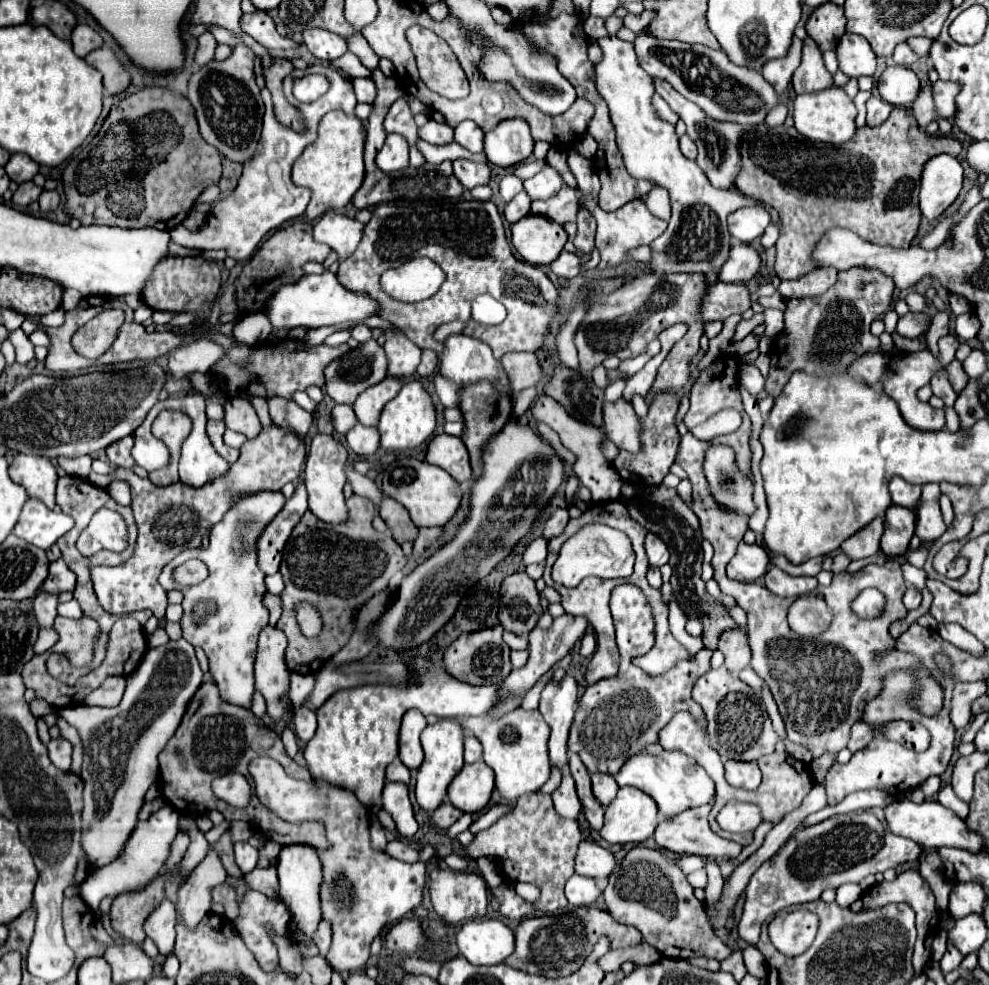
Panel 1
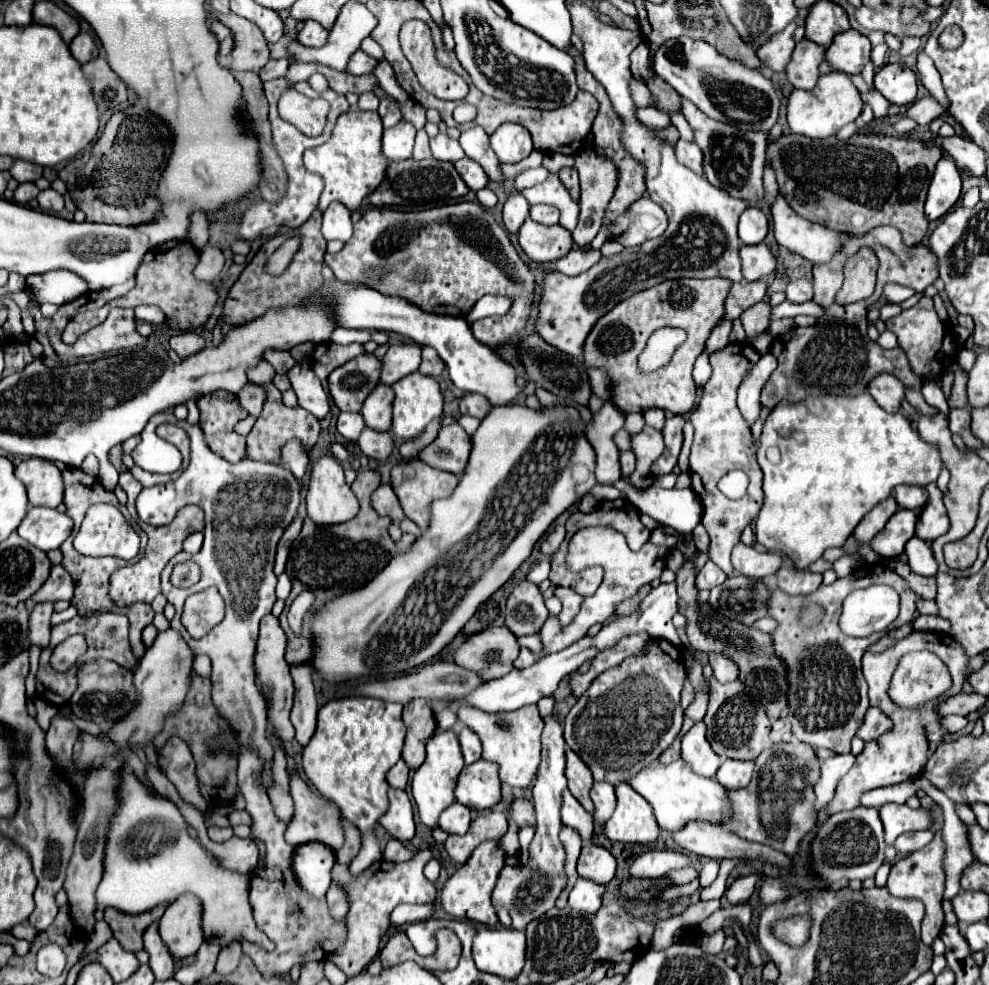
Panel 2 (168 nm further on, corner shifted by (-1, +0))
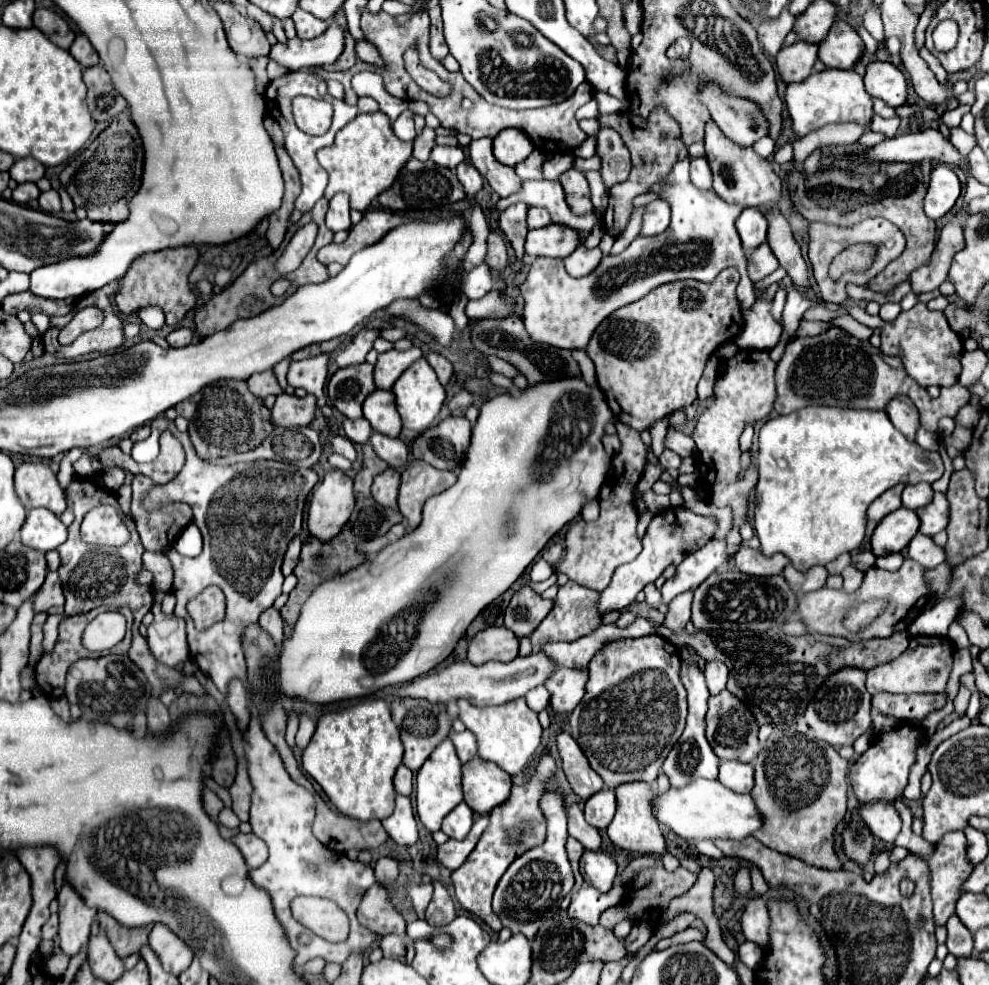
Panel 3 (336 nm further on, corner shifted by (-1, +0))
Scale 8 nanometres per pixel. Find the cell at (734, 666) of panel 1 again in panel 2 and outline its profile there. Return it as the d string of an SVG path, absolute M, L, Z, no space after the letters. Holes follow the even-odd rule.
M709 653L709 663L713 667L713 675L721 683L729 683L729 681L735 681L739 677L739 667L725 653Z

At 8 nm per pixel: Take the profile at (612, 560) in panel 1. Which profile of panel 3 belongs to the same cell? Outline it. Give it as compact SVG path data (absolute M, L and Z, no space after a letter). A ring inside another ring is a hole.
M671 507L659 515L653 517L645 537L643 537L643 551L637 555L637 559L619 565L615 569L615 575L611 579L611 583L607 585L605 591L601 591L601 599L599 599L599 611L601 613L609 613L609 611L623 611L629 605L635 603L637 593L647 585L653 583L669 565L679 565L689 553L701 549L705 543L709 543L713 539L717 531L717 519L715 517L703 517L697 515L685 507ZM665 513L681 513L681 523L677 523L673 517L667 517Z

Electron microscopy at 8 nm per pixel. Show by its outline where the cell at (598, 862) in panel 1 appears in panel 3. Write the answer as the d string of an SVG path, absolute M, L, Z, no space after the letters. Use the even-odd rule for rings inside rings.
M585 851L581 857L585 883L601 893L607 893L617 877L617 863L601 851Z

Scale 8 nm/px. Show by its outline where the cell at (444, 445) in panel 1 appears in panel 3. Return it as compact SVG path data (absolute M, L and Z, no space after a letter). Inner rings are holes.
M445 417L439 425L421 433L411 447L411 453L433 465L435 469L457 469L469 447L471 423L465 417Z

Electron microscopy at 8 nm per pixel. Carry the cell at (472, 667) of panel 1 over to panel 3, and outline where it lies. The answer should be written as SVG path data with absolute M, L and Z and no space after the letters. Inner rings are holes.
M487 627L469 641L467 659L473 665L487 661L513 661L519 653L519 639L507 627Z

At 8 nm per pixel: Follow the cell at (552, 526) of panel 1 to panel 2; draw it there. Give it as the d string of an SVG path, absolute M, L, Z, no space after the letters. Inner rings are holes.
M555 525L555 529L551 533L547 533L547 537L543 539L541 543L541 553L545 555L551 555L559 549L561 541L565 539L565 525Z

